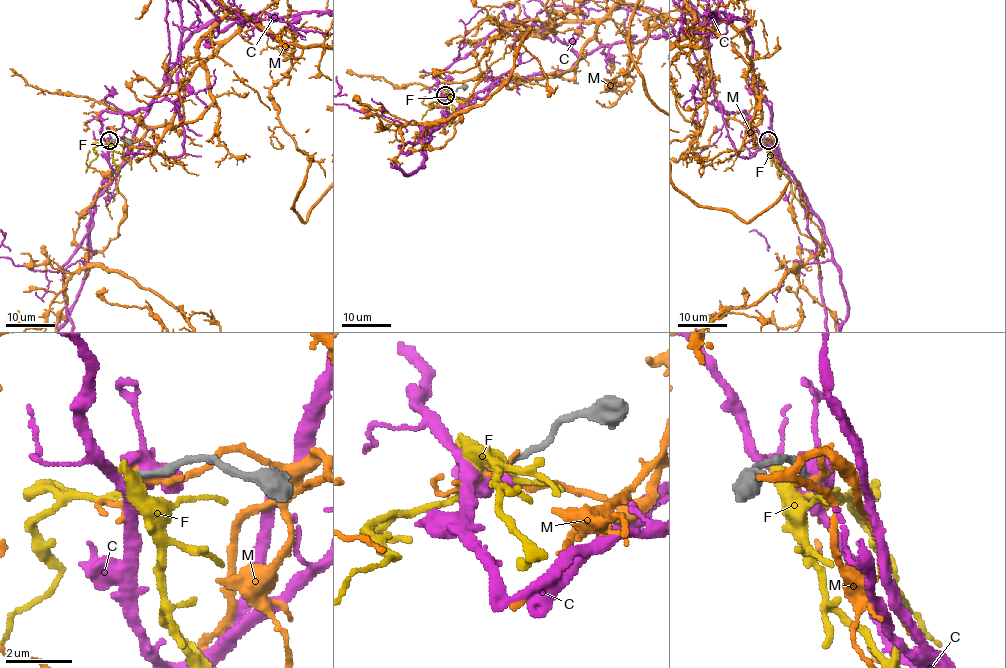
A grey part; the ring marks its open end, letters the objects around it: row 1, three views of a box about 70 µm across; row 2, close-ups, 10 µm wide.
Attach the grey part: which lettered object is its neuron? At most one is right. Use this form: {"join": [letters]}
{"join": []}

